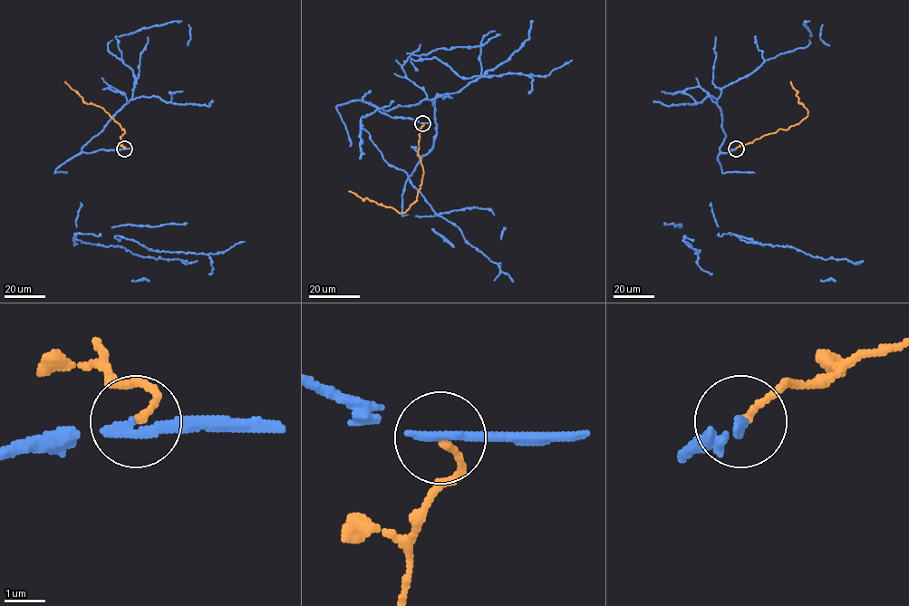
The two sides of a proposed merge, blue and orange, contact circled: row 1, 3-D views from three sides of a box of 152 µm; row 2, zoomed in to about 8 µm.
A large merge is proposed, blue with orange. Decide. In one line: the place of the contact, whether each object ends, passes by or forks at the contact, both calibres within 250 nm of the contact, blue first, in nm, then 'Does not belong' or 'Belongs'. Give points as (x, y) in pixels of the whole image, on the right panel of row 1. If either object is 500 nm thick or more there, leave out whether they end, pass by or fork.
Place: (736, 149). At the ring blue ends. At the ring orange ends. Thickness 300 nm (blue) against 170 nm. Does not belong

